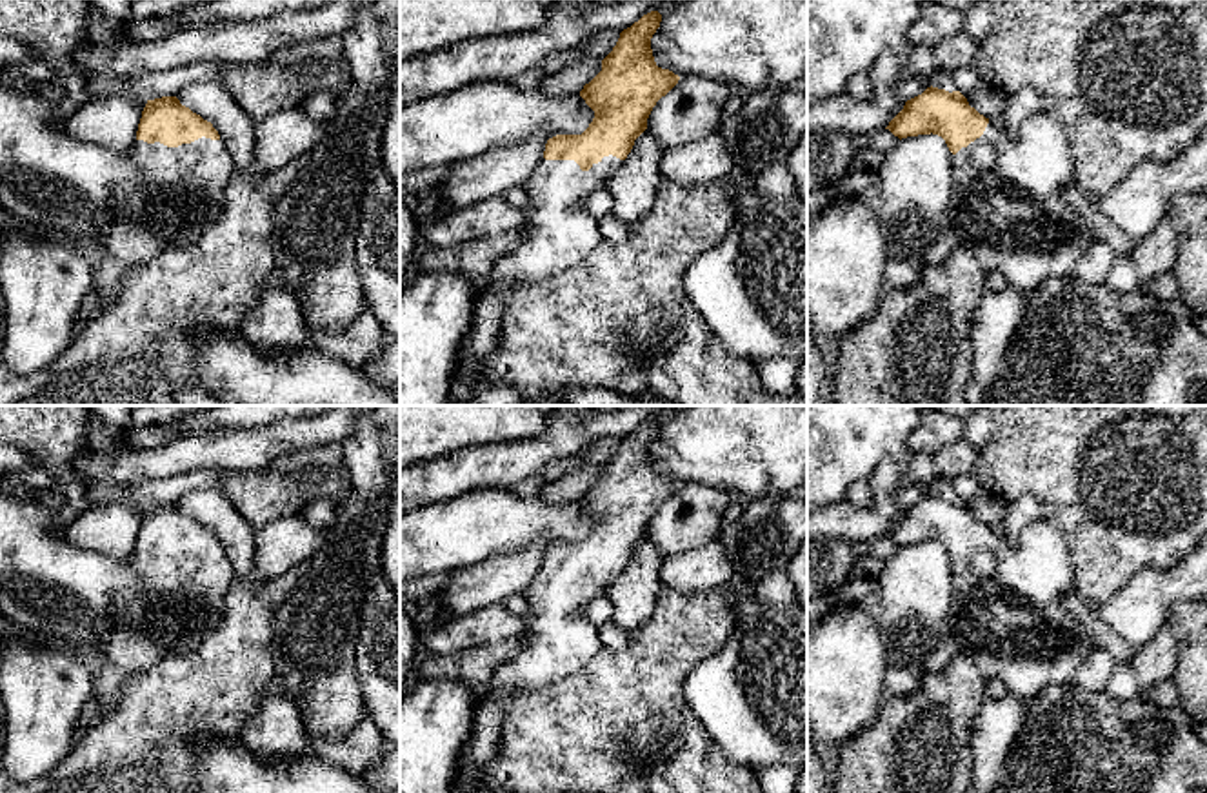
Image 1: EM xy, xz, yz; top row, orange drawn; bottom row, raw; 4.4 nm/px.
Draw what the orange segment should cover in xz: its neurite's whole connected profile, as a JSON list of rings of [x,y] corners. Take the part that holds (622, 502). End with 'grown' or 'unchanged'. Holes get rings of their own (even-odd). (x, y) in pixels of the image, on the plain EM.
[[[651,418],[623,437],[613,458],[602,467],[602,478],[584,493],[580,504],[594,518],[589,535],[582,542],[556,542],[547,547],[544,566],[524,593],[529,615],[520,633],[522,649],[496,671],[489,695],[476,708],[474,733],[460,758],[451,793],[476,793],[478,773],[498,755],[502,720],[516,693],[544,689],[574,675],[604,649],[598,626],[578,613],[593,598],[605,597],[611,582],[631,560],[634,547],[647,537],[647,526],[656,509],[680,487],[678,482],[654,469],[651,446],[660,429],[662,422]]]; grown

